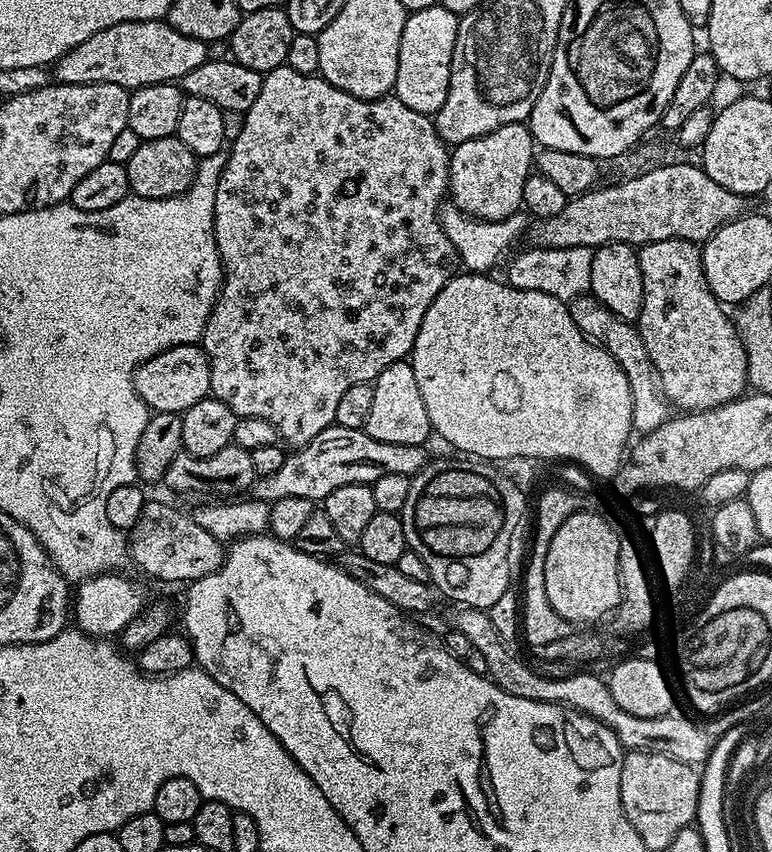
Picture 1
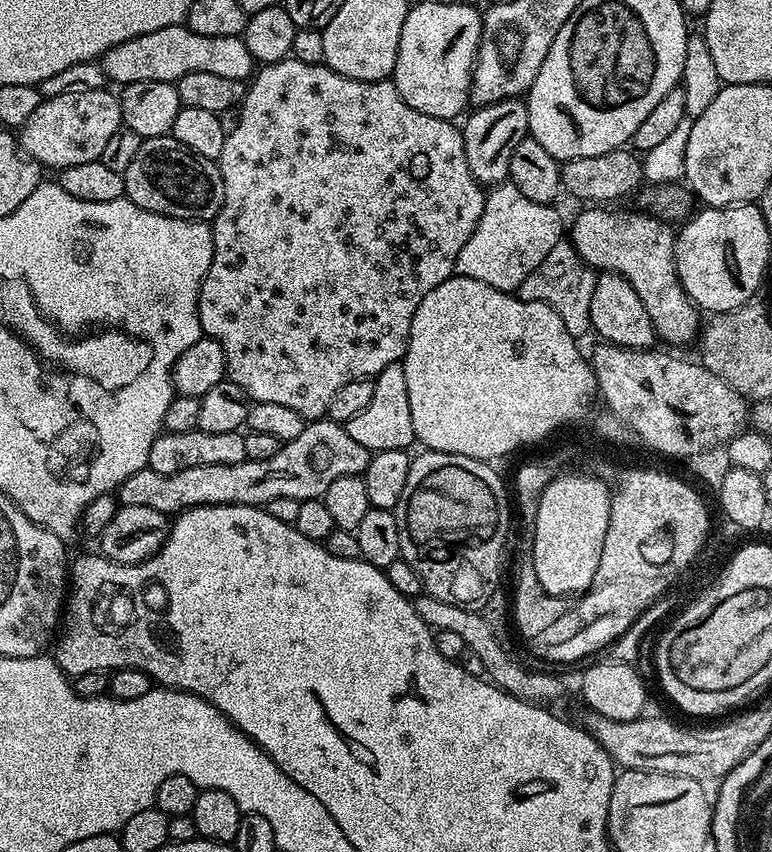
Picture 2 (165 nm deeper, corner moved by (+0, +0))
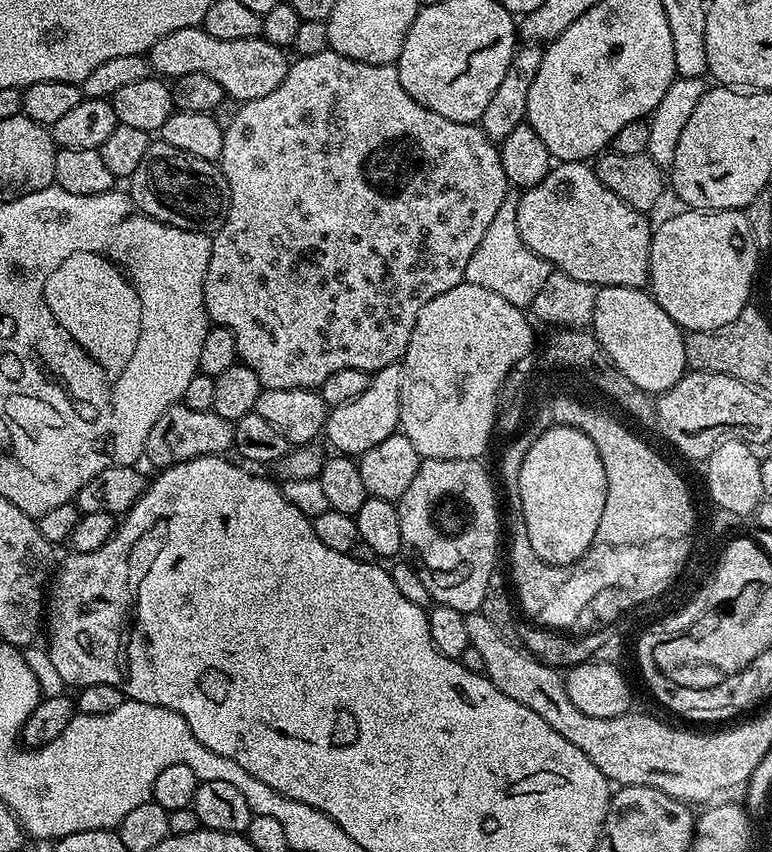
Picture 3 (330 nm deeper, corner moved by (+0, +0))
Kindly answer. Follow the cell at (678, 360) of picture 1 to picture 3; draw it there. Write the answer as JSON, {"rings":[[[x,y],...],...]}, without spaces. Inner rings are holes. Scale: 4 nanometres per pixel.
{"rings":[[[579,160],[557,163],[538,186],[523,189],[517,199],[517,226],[522,242],[534,254],[548,260],[555,271],[595,286],[644,288],[648,284],[650,242],[654,231],[648,219],[645,213],[626,206],[618,194],[606,190],[591,163]]]}

